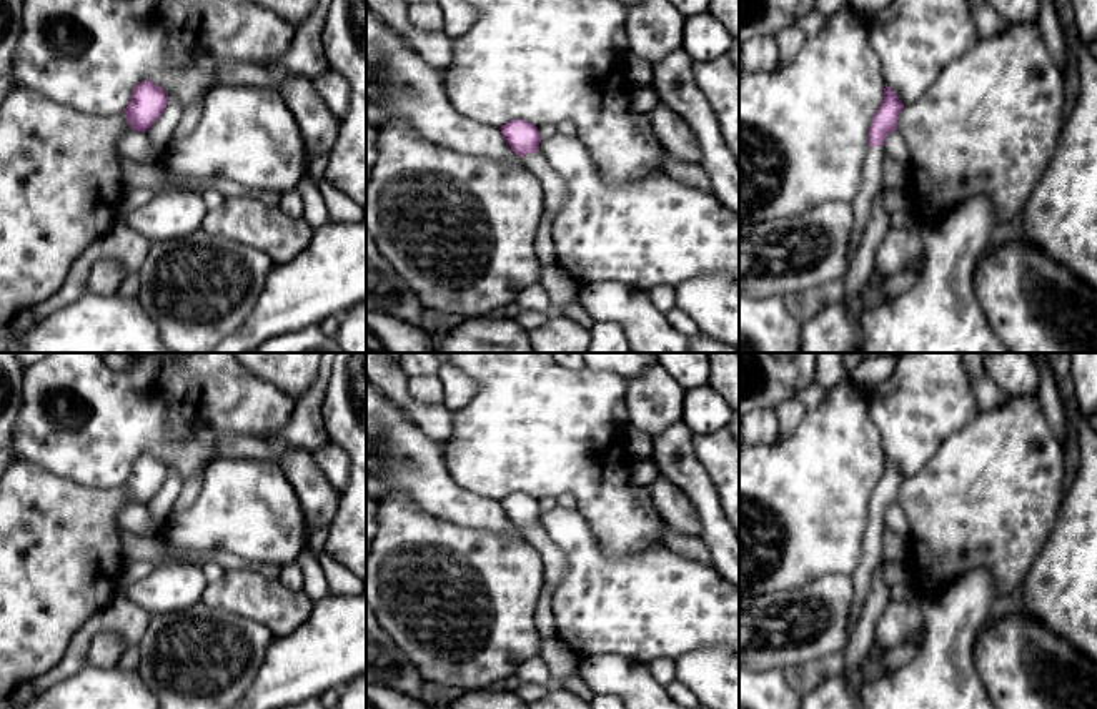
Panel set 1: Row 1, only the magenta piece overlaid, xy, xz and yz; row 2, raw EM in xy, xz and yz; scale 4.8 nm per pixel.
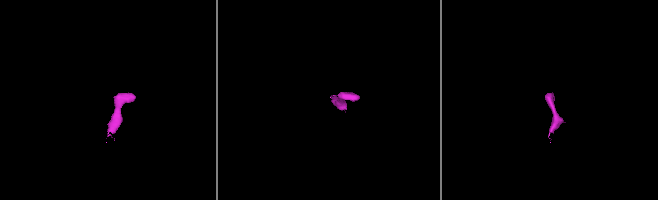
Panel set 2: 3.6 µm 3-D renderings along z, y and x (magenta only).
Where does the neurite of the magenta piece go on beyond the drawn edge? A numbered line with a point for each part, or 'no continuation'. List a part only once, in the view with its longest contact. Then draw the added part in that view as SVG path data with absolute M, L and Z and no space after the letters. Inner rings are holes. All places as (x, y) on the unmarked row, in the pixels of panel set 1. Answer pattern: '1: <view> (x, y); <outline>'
1: xz (555, 565); M533 524L521 529L523 536L534 546L541 554L543 561L543 581L553 588L554 597L561 579L568 573L568 559L561 548L558 548L544 531L541 524Z
2: yz (871, 558); M869 519L864 543L862 543L862 558L856 571L852 573L852 584L854 584L854 604L849 616L849 636L851 629L854 627L867 592L871 586L872 574L876 568L882 563L882 533L886 529L884 519Z

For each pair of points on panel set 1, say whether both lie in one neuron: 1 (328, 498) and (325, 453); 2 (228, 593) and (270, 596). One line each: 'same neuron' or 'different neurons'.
1: different neurons
2: same neuron

